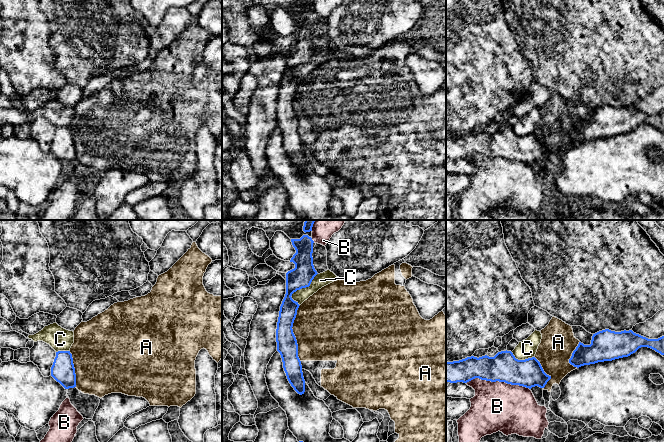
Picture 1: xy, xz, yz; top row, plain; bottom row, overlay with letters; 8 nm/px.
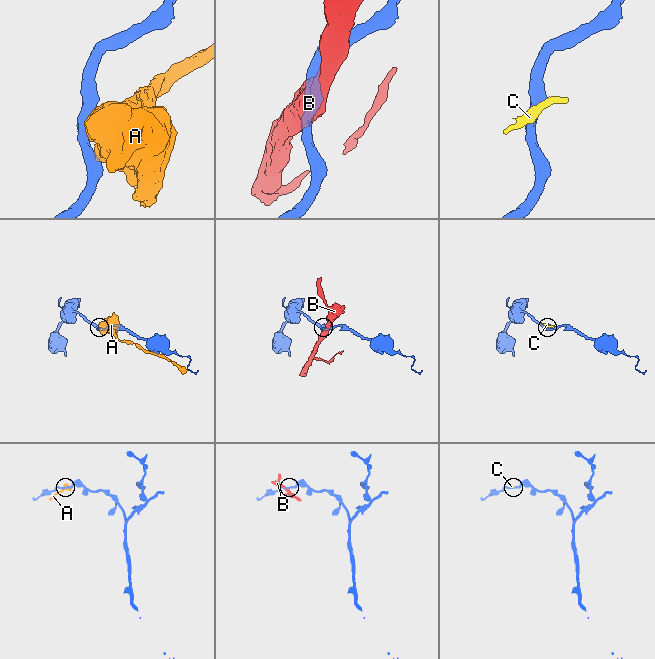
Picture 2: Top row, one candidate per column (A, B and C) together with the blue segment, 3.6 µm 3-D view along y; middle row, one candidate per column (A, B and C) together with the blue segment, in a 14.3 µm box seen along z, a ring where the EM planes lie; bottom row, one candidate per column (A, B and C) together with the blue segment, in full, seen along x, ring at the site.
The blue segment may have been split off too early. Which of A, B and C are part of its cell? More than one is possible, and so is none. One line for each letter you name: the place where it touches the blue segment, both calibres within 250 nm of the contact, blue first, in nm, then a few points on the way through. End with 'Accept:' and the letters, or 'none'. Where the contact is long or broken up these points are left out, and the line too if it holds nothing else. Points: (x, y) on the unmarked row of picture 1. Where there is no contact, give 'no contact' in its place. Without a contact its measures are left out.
Accept: none

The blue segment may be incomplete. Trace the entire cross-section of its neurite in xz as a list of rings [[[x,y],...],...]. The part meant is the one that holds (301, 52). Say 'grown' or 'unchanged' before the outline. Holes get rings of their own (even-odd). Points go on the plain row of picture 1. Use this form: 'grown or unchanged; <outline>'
unchanged; [[[303,11],[300,15],[291,15],[291,18],[296,29],[290,38],[295,40],[295,44],[286,49],[286,70],[280,82],[276,118],[287,155],[294,166],[302,171],[305,168],[305,156],[298,133],[297,116],[292,105],[300,81],[291,72],[297,66],[309,63],[318,49],[313,41],[312,14]]]

